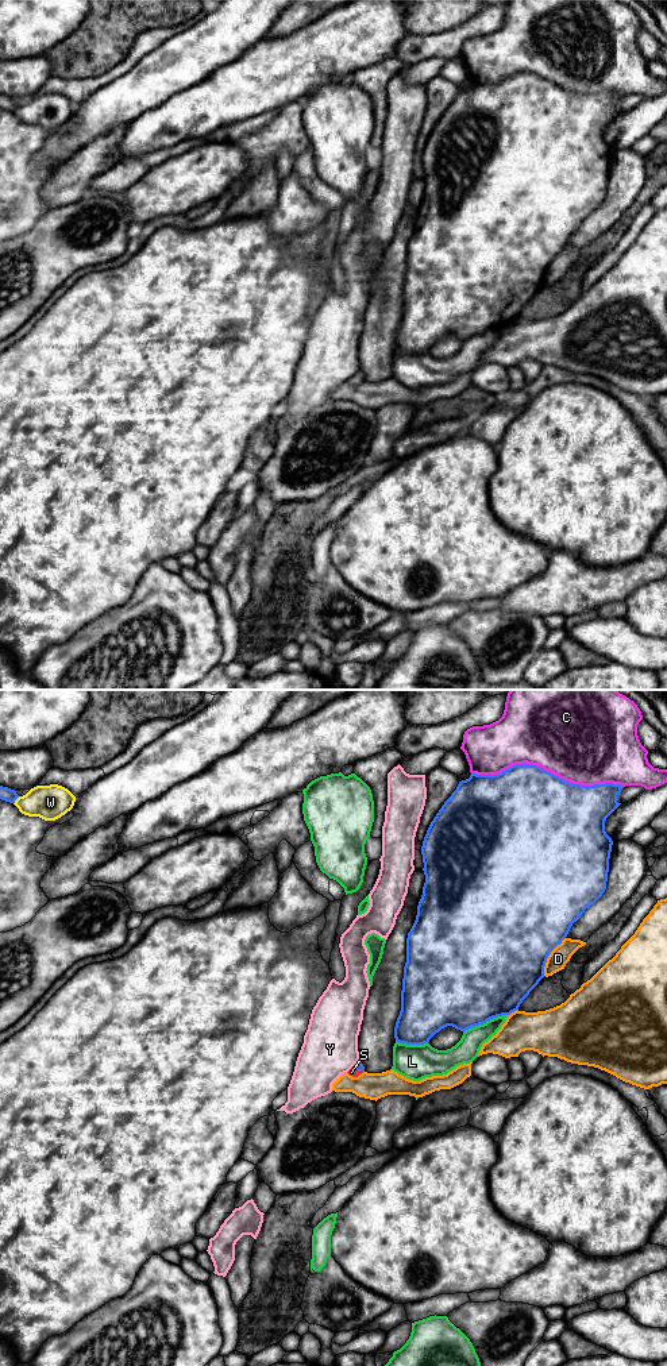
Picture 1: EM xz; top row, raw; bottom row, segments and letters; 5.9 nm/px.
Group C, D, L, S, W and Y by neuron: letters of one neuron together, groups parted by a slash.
C / D / L / S / W / Y

